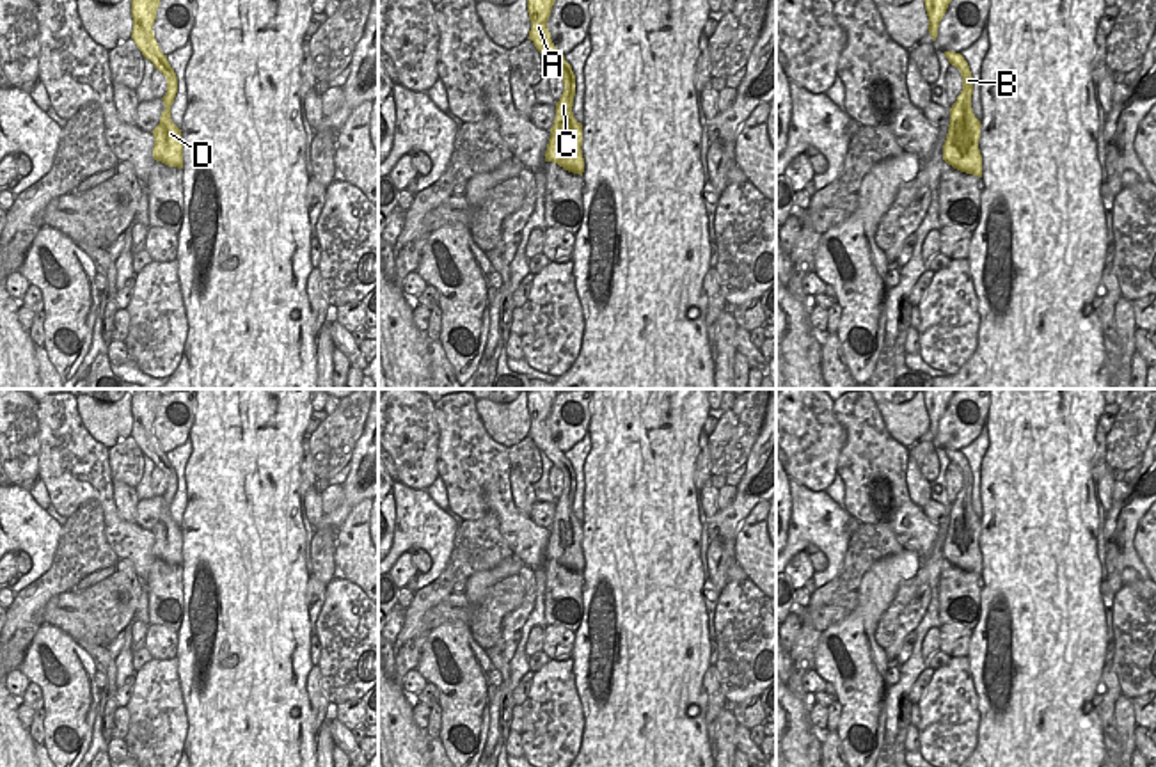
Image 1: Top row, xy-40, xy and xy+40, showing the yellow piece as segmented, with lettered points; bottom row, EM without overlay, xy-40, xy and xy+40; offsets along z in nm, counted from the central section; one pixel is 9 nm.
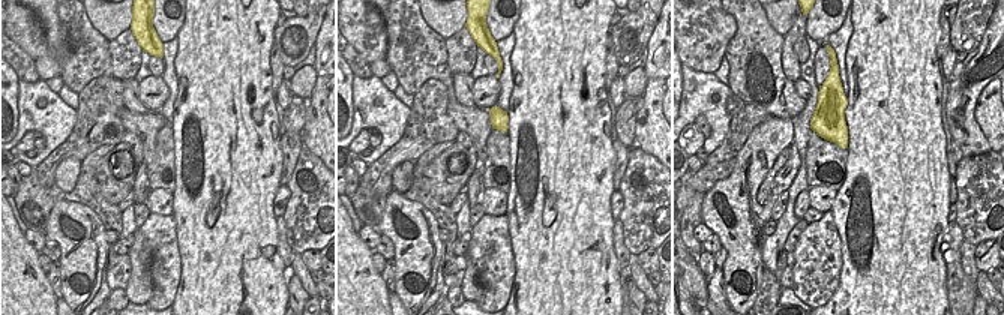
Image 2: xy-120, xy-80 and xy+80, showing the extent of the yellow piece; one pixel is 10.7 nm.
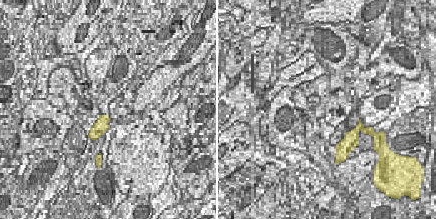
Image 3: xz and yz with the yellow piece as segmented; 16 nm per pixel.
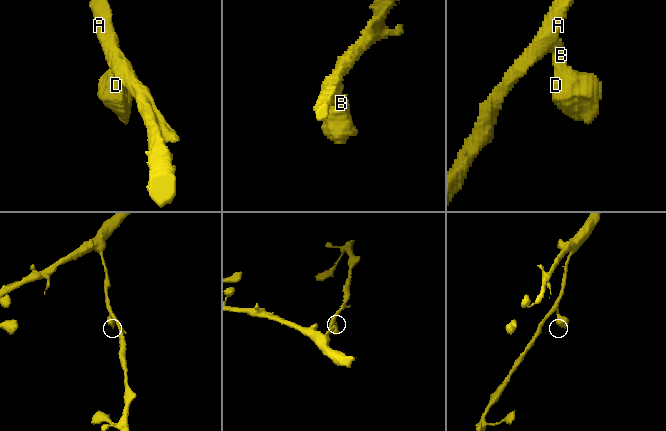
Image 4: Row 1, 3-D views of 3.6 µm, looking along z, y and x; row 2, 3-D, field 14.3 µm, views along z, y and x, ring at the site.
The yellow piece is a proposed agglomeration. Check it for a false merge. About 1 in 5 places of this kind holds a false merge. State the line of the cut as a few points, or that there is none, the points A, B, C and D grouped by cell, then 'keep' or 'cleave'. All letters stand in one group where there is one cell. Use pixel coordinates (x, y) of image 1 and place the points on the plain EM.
cut none; groups A B C D; keep

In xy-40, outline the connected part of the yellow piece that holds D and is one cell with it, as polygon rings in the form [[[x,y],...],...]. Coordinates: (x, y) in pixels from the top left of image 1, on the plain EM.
[[[139,389],[131,396],[131,437],[142,453],[167,476],[167,490],[162,495],[165,508],[162,510],[160,522],[151,529],[154,534],[153,556],[169,565],[183,566],[183,534],[170,517],[170,504],[178,490],[178,474],[167,453],[162,451],[153,430],[160,398],[158,389]]]

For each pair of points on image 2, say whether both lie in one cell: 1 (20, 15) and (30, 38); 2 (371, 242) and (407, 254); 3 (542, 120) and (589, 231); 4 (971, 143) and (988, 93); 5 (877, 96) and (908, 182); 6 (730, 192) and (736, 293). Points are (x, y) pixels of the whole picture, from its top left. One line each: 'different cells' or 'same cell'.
1: same cell
2: different cells
3: same cell
4: different cells
5: same cell
6: same cell

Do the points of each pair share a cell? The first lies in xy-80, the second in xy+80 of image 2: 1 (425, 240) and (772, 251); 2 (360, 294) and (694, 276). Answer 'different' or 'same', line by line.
1: different
2: same

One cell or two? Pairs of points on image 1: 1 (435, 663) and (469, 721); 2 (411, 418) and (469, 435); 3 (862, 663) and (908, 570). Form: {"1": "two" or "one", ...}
{"1": "one", "2": "two", "3": "one"}

